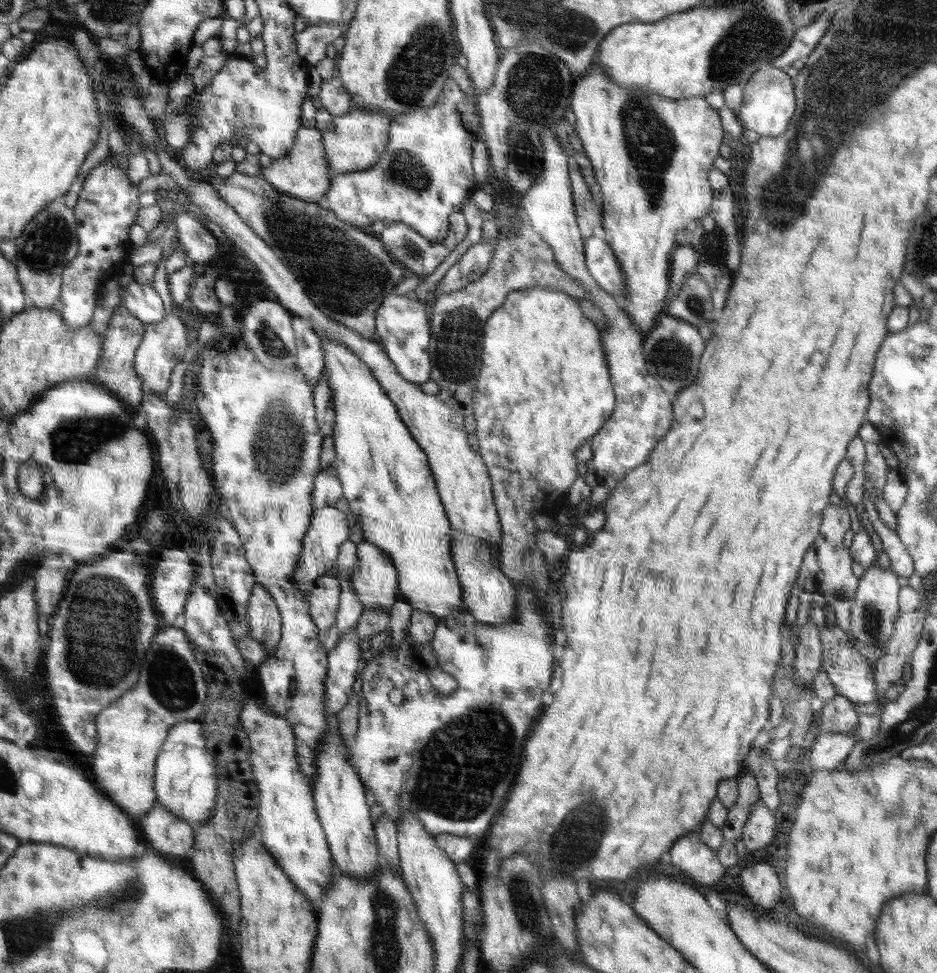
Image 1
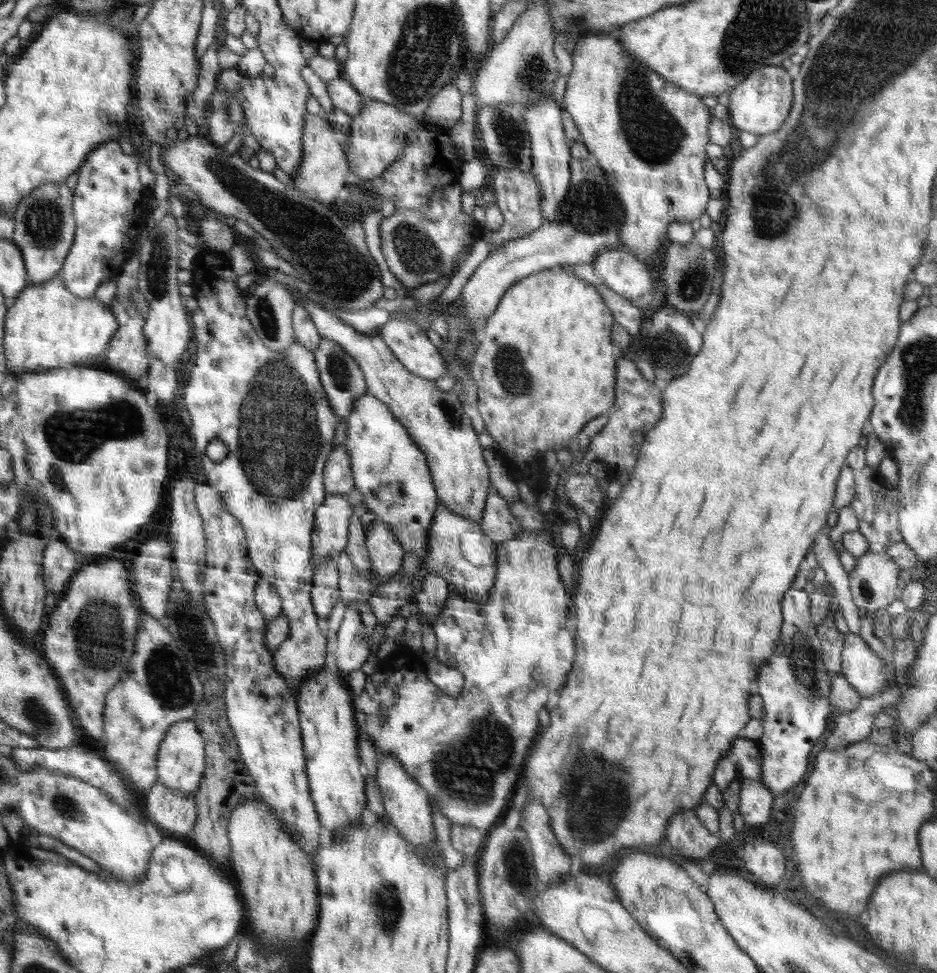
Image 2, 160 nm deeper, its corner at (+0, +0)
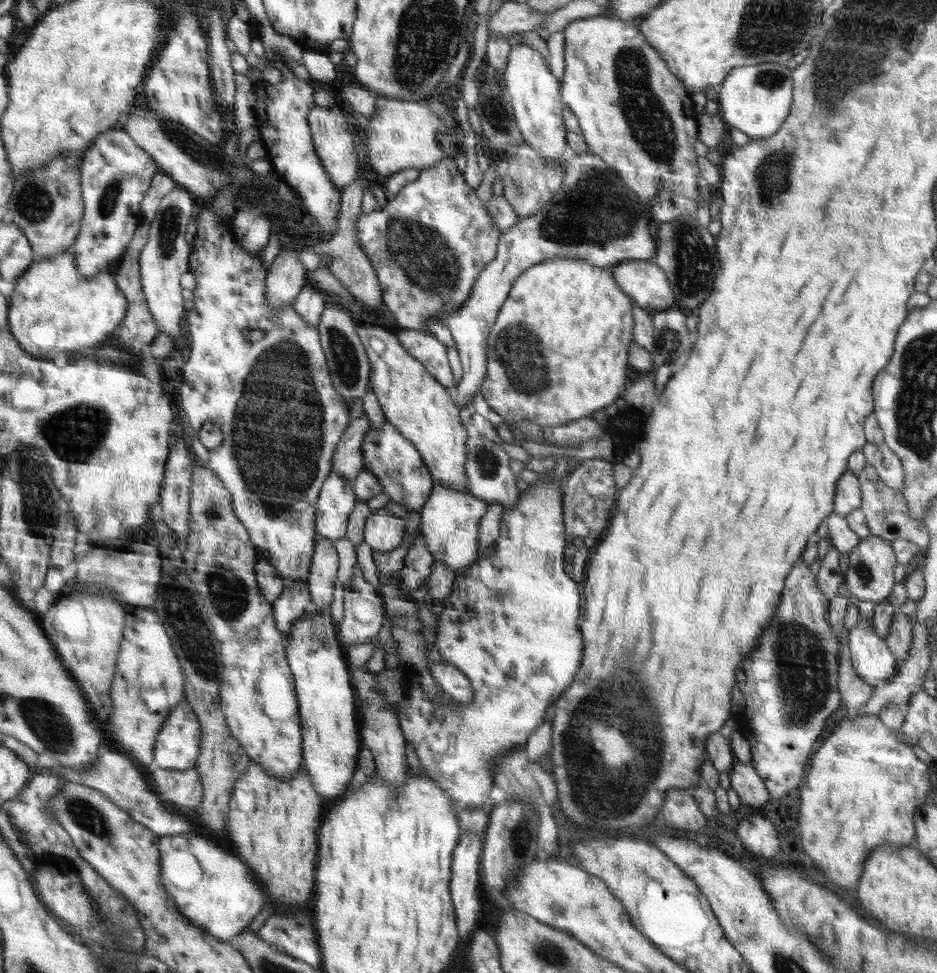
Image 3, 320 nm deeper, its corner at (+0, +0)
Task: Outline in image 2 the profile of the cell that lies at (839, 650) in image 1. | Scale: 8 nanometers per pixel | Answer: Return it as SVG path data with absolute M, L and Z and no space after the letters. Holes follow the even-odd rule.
M856 634L844 635L840 675L860 693L860 698L870 698L889 685L886 662L876 656L866 642Z

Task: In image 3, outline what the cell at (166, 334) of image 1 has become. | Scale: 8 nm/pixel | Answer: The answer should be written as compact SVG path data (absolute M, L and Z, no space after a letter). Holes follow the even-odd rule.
M177 185L172 192L168 192L149 224L149 238L141 250L142 293L152 318L160 326L160 332L166 333L173 340L174 346L182 334L180 320L184 316L184 300L181 277L189 270L189 257L192 256L192 248L185 239L192 208L194 202L184 186Z

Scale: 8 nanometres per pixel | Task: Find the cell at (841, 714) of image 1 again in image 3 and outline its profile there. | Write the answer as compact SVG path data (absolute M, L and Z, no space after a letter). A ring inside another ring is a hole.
M842 650L842 662L838 668L838 690L840 691L841 705L845 705L849 711L858 711L870 700L874 687L858 678L854 668L848 660L848 650Z

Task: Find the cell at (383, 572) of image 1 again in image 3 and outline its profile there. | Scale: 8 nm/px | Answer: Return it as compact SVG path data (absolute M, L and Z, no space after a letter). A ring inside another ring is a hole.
M381 508L367 516L363 533L364 541L372 550L390 552L401 545L405 520Z

